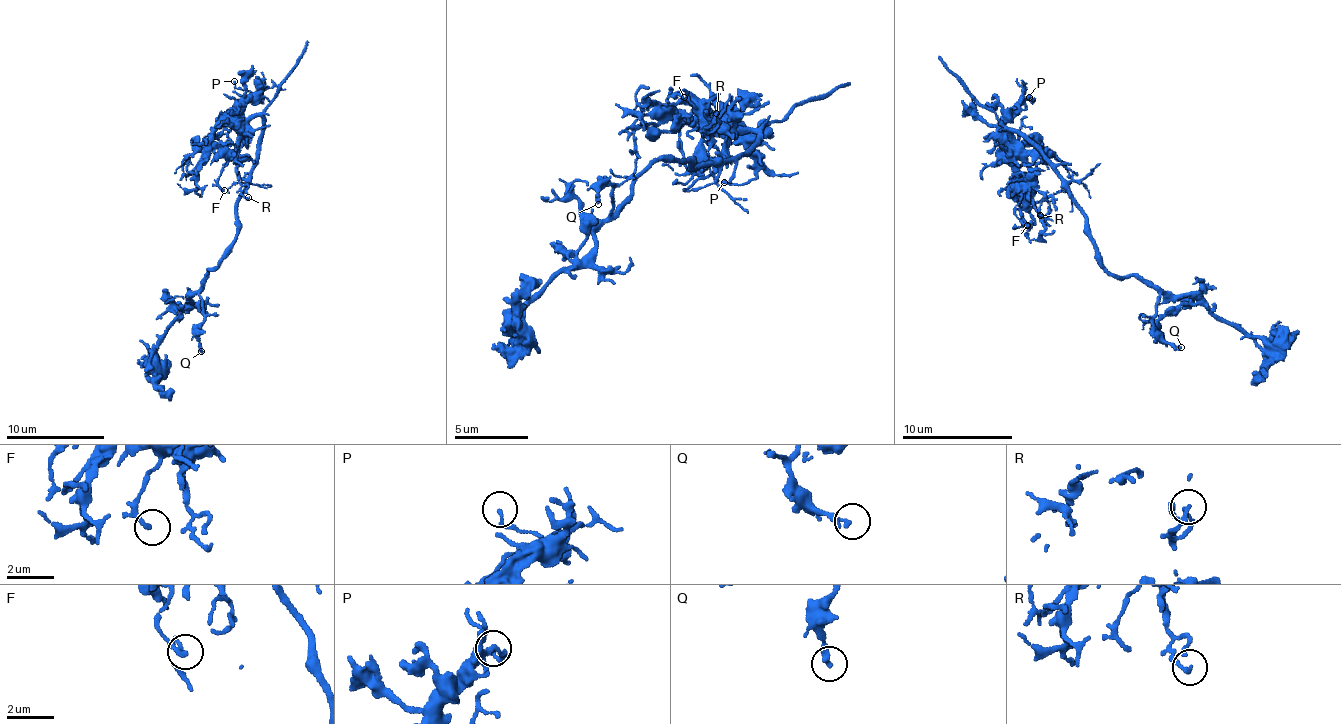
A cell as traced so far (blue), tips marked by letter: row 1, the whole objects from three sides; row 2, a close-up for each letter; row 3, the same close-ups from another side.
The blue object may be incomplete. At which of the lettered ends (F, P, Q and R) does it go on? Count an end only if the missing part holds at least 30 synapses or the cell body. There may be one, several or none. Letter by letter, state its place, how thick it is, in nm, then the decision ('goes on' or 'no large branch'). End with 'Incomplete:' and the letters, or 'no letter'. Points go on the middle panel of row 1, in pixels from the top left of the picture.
F: place (684, 97); calibre 150 nm; no large branch
P: place (724, 182); calibre 130 nm; no large branch
Q: place (598, 204); calibre 240 nm; no large branch
R: place (716, 113); calibre 170 nm; no large branch
Incomplete: no letter

